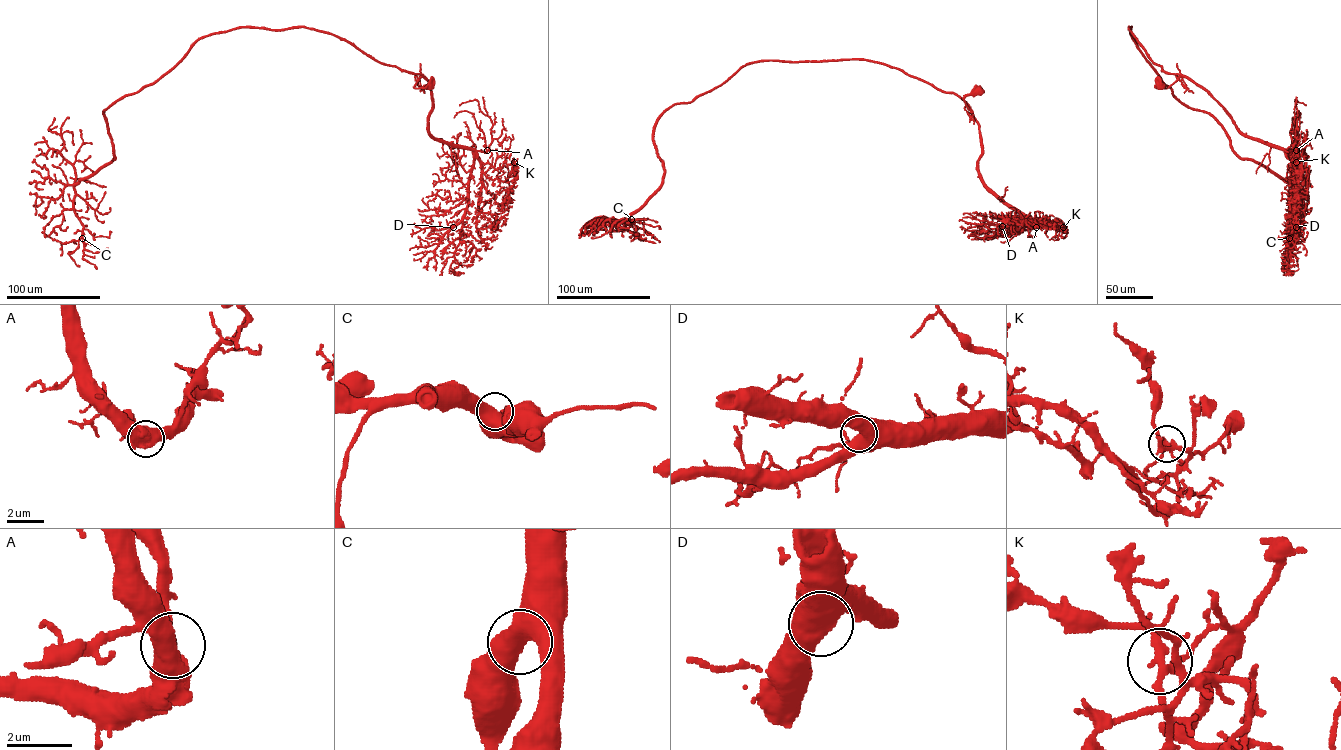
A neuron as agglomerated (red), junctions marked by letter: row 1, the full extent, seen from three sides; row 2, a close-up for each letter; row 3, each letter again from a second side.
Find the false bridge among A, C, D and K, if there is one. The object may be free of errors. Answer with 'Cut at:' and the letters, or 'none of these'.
Cut at: K

